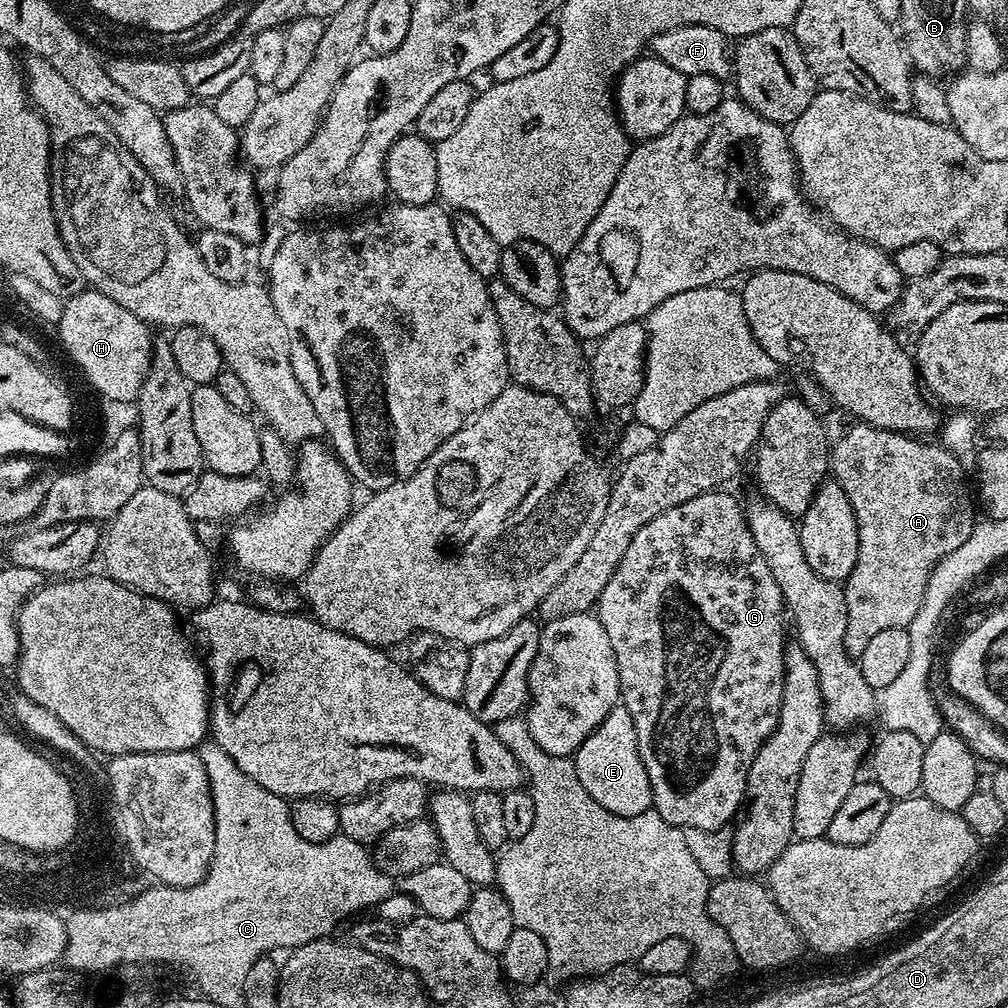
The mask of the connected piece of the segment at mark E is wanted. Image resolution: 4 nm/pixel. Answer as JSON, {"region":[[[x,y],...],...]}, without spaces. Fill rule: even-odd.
{"region":[[[618,706],[606,714],[599,726],[582,742],[582,746],[574,753],[578,782],[586,786],[586,794],[598,802],[598,806],[606,806],[610,814],[619,816],[637,816],[652,808],[652,791],[650,778],[646,774],[646,766],[642,766],[642,758],[638,754],[638,738],[634,734],[634,718],[630,718],[630,710]]]}

